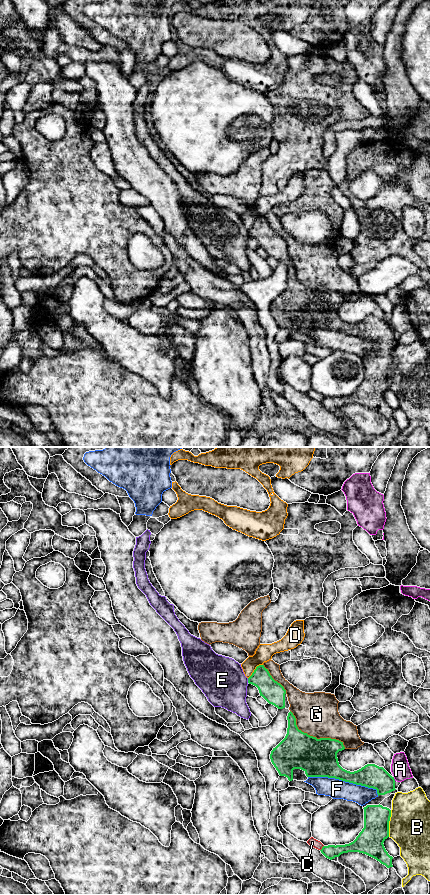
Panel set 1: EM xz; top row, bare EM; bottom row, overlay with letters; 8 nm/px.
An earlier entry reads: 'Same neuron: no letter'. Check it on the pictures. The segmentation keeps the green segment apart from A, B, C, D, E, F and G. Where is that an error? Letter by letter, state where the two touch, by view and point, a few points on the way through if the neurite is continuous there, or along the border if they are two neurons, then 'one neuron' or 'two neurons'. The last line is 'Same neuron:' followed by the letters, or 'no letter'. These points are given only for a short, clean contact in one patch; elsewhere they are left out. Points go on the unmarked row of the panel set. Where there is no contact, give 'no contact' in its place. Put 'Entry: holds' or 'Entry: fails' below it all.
A: meets green in xz at (394, 331); two neurons
B: meets green in xz at (388, 375); two neurons
C: meets green in xz at (322, 400); two neurons
D: meets green in xz at (254, 222); two neurons
E: meets green in xz at (248, 232); two neurons
F: meets green in xz at (345, 333); two neurons
G: meets green in xz at (314, 289); two neurons
Same neuron: no letter
Entry: holds

